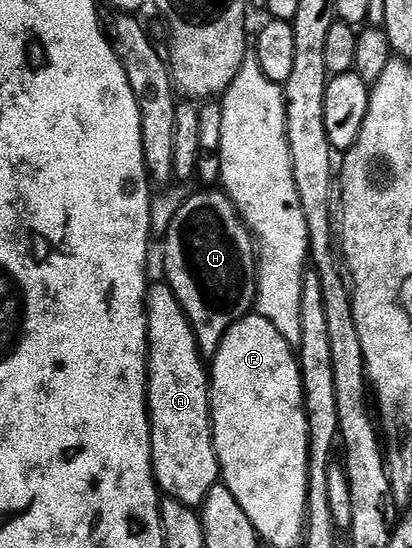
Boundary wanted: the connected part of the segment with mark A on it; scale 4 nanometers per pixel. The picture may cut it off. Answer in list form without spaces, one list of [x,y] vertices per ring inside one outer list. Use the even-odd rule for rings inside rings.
[[[154,282],[145,294],[149,326],[147,402],[153,454],[153,475],[162,496],[200,509],[207,493],[218,486],[221,466],[213,444],[213,413],[209,401],[211,375],[197,348],[191,321],[168,282]]]

